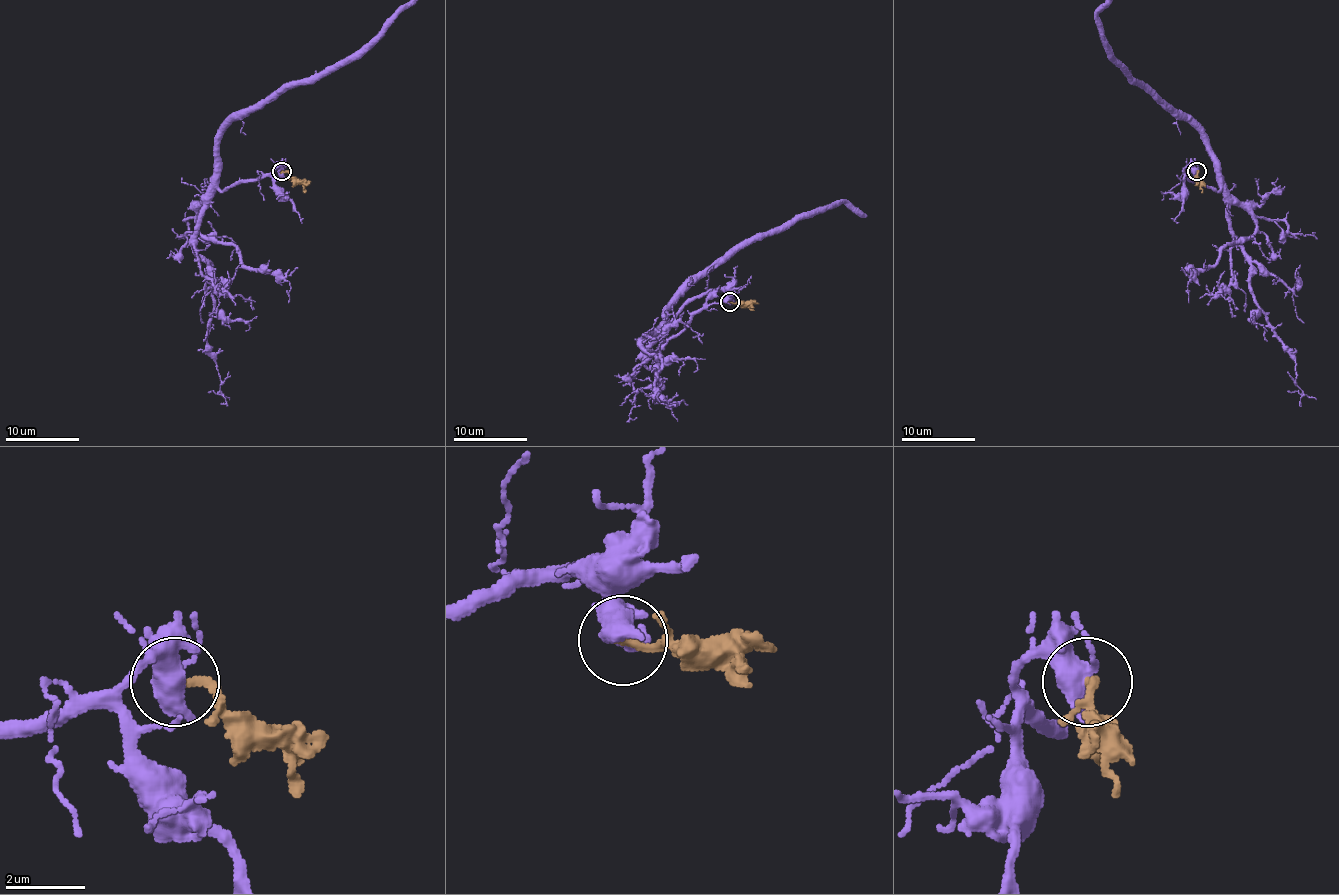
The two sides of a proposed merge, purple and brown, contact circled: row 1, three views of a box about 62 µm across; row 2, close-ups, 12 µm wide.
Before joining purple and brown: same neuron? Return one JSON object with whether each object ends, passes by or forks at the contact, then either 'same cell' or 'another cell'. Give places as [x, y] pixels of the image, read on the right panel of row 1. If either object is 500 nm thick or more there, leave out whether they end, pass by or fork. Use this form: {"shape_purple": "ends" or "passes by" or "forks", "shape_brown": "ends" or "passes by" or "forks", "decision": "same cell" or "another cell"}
{"decision": "another cell"}

